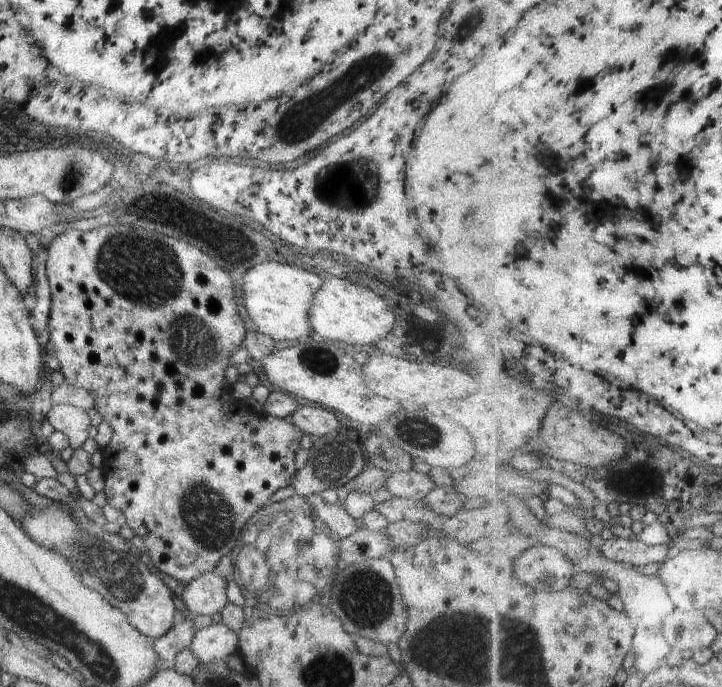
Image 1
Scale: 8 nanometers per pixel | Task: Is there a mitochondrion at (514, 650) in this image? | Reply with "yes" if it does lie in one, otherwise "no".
yes

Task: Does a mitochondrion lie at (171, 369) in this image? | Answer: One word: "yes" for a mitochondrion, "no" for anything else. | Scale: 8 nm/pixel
no

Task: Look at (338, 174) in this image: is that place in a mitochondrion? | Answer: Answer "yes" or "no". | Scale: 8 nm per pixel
no

